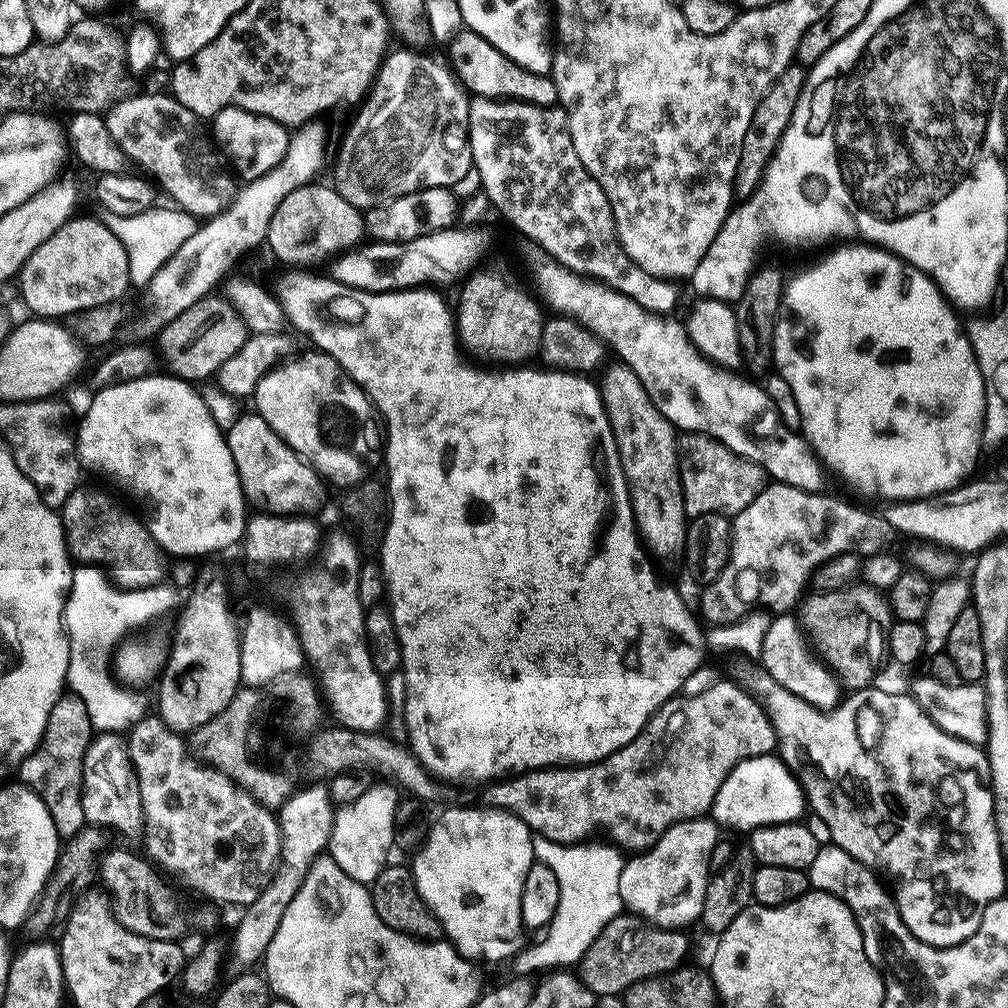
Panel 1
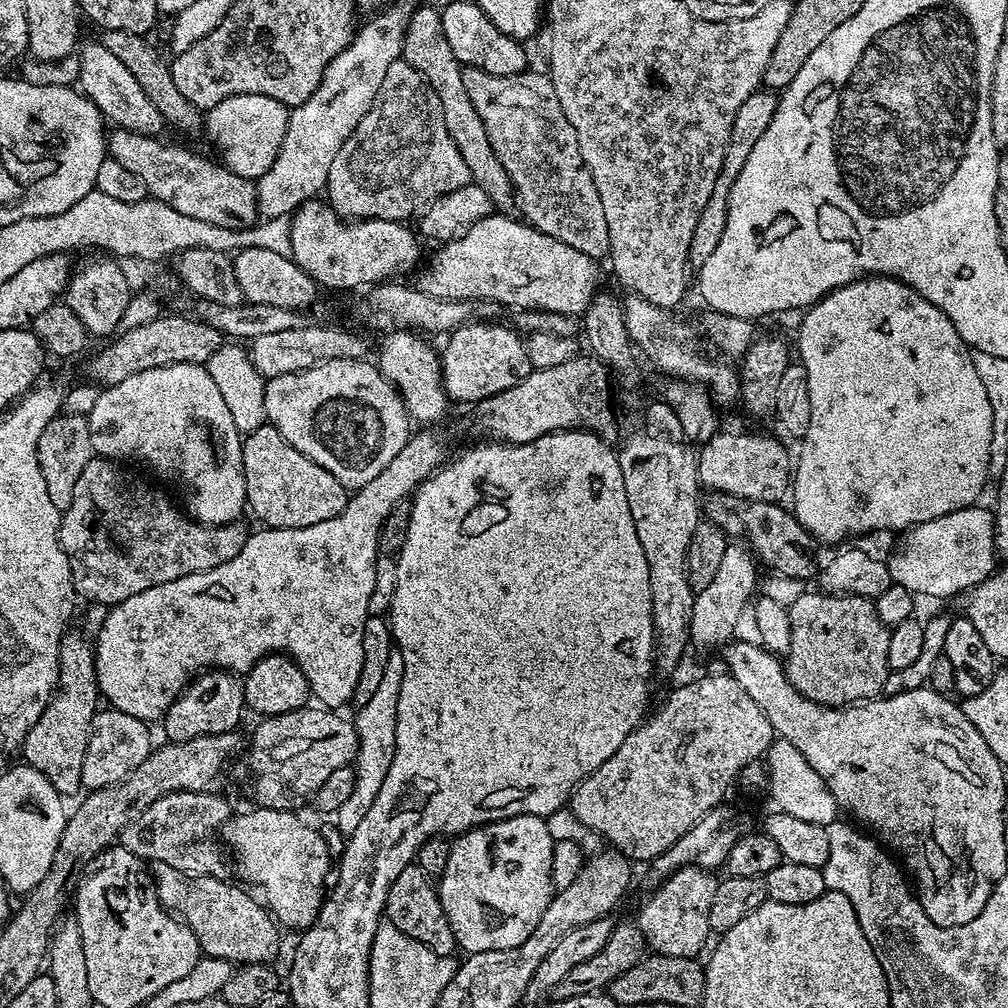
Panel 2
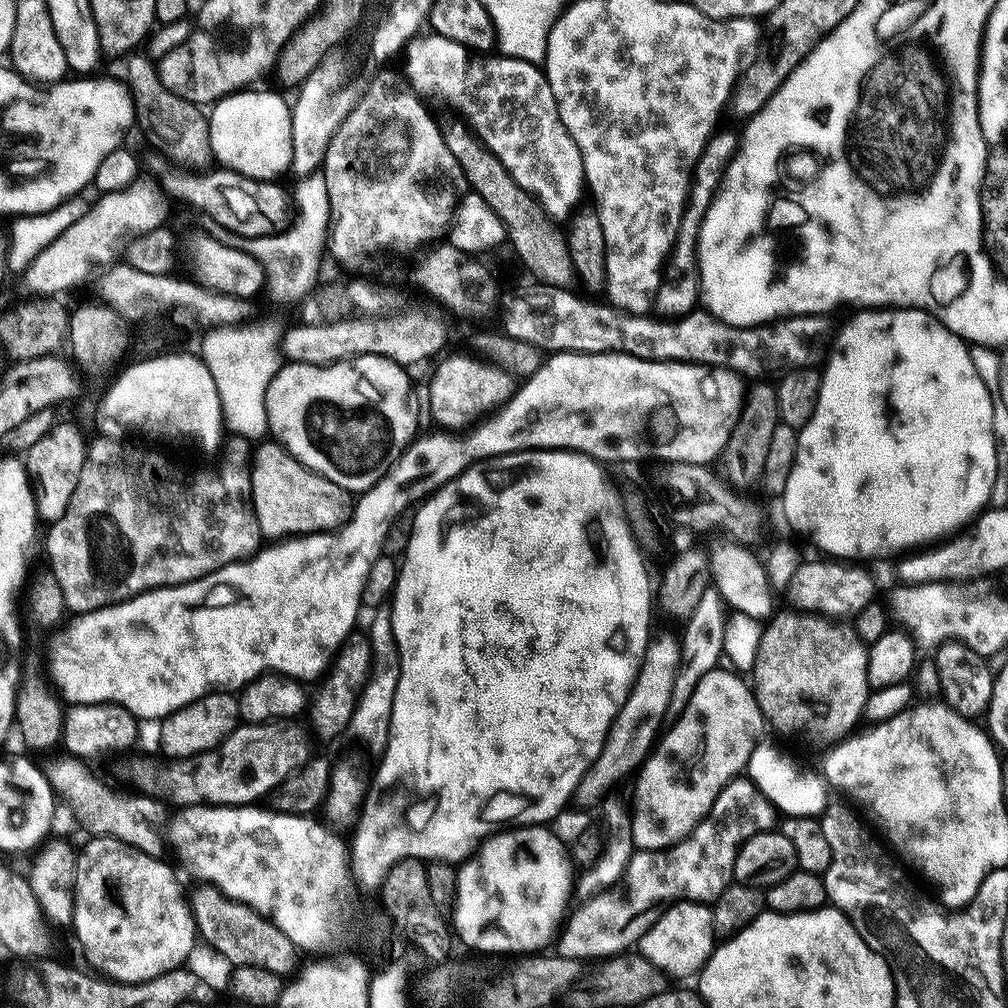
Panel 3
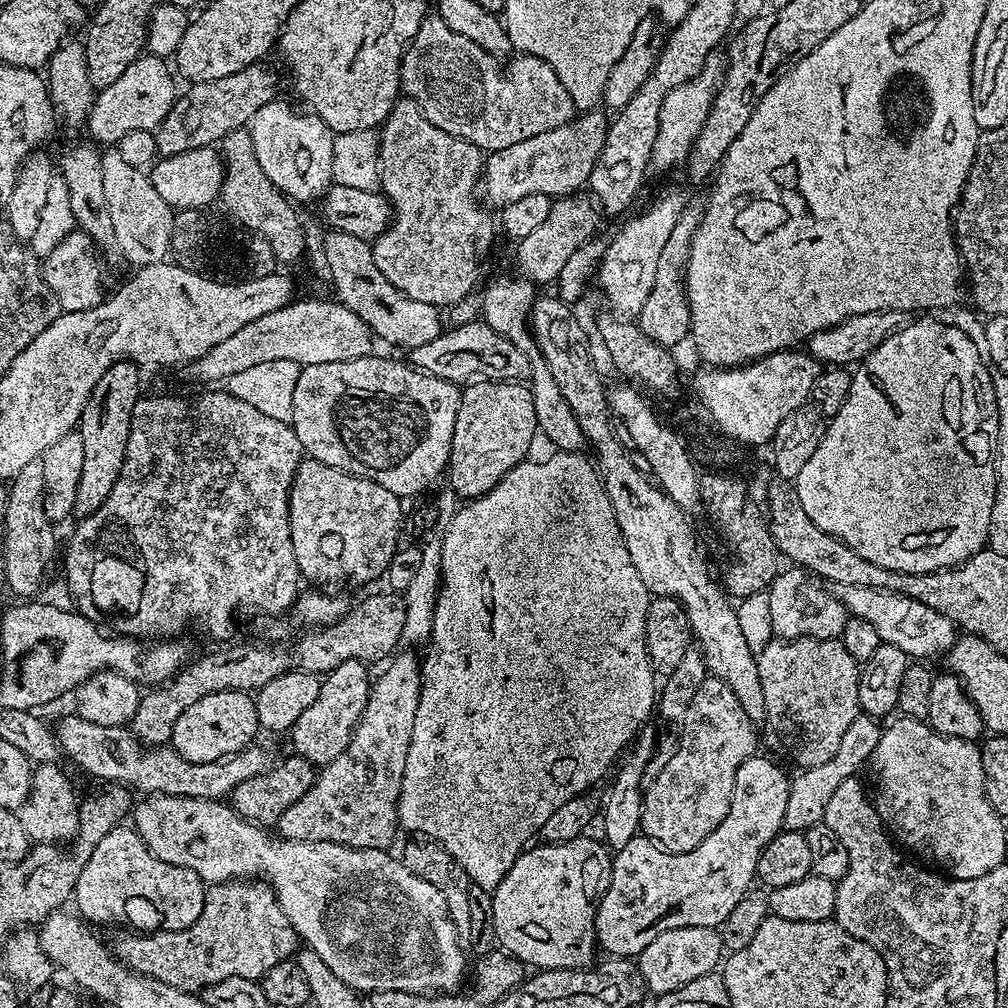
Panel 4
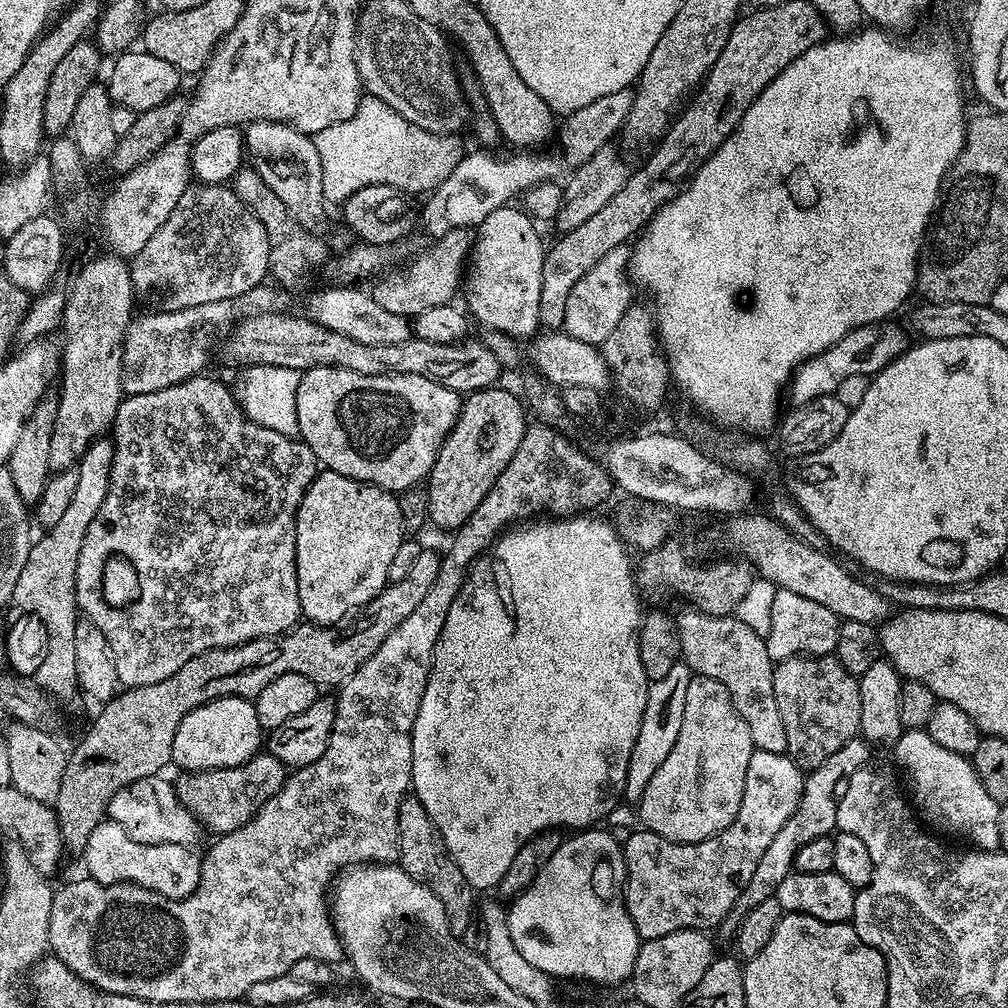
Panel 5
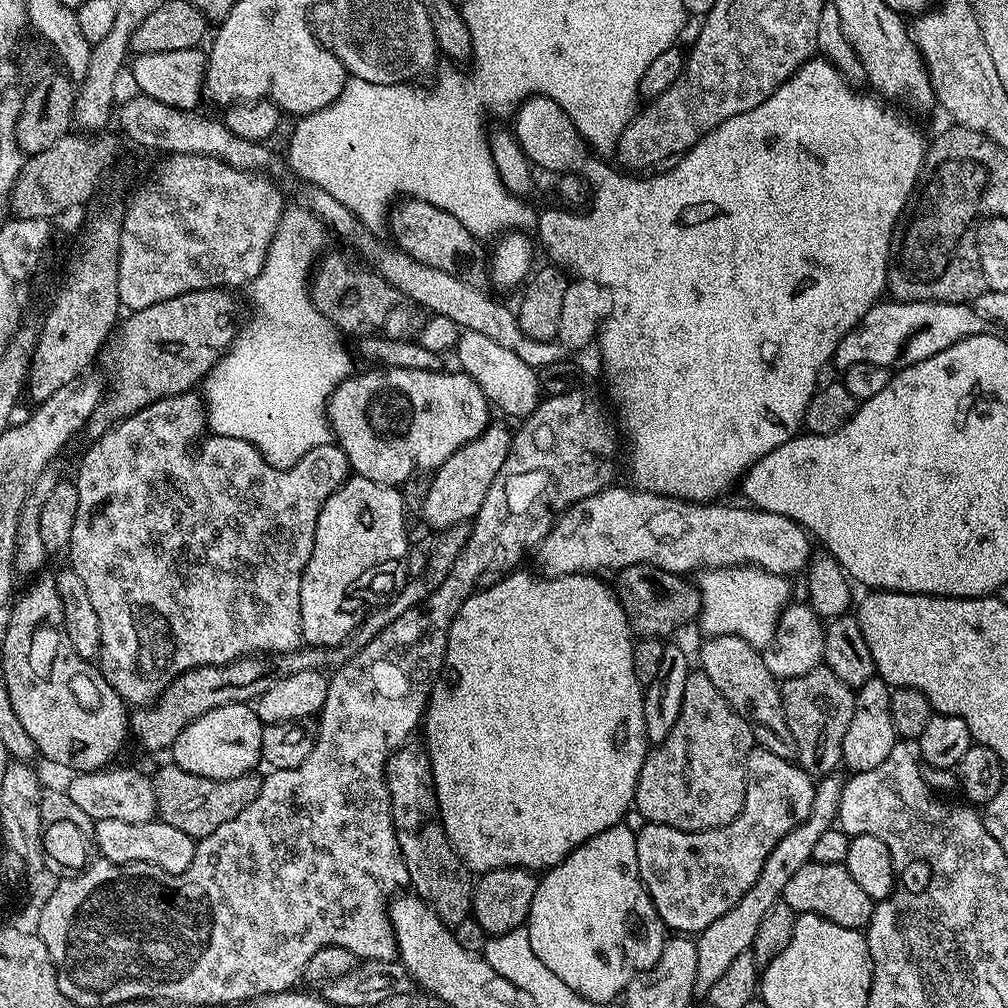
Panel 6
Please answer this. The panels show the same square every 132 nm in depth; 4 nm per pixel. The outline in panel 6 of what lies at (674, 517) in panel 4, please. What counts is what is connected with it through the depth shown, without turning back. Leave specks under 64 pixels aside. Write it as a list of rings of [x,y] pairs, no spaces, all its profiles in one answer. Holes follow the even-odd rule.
[[[710,636],[703,642],[705,644],[700,648],[699,671],[704,672],[706,678],[710,678],[710,682],[714,682],[714,686],[718,686],[722,698],[726,698],[726,702],[730,702],[734,711],[742,719],[748,721],[753,741],[759,747],[770,750],[770,754],[778,754],[778,758],[795,761],[796,743],[794,734],[790,734],[790,726],[786,726],[786,714],[782,710],[782,698],[780,697],[780,684],[774,678],[774,674],[770,674],[770,670],[766,670],[766,662],[761,649],[737,636]]]

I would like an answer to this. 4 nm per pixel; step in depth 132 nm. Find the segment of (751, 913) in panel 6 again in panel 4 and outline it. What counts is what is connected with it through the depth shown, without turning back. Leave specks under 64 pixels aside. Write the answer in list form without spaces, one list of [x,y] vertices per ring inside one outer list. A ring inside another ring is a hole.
[[[863,714],[856,716],[854,722],[850,722],[850,726],[846,729],[842,746],[838,746],[838,751],[834,753],[834,758],[830,758],[830,762],[822,762],[822,766],[799,769],[795,773],[797,776],[791,777],[784,815],[784,828],[787,831],[804,832],[823,821],[826,806],[830,802],[830,797],[834,795],[834,790],[838,790],[838,785],[846,778],[856,776],[859,768],[867,760],[869,763],[873,759],[882,731],[881,725],[876,724],[879,723],[873,717]]]

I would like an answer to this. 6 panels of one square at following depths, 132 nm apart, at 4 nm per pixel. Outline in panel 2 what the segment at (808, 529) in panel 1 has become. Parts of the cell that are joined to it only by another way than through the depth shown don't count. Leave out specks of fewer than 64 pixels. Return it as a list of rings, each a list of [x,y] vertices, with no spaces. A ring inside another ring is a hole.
[[[729,543],[726,554],[722,554],[722,566],[718,566],[718,574],[710,578],[699,591],[696,592],[694,614],[690,618],[688,631],[691,643],[700,648],[716,648],[727,645],[733,639],[735,623],[739,612],[749,607],[752,591],[758,588],[756,578],[757,561],[743,543]]]

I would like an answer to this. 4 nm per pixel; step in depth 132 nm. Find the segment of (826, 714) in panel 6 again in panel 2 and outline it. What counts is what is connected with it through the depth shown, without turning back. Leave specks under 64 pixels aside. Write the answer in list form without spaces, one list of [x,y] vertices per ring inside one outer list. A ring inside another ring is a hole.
[[[806,590],[793,605],[787,607],[790,620],[790,646],[783,661],[788,681],[798,694],[826,708],[855,706],[875,700],[884,691],[890,671],[888,647],[889,625],[883,624],[876,613],[875,603],[867,596],[837,596],[823,590]]]

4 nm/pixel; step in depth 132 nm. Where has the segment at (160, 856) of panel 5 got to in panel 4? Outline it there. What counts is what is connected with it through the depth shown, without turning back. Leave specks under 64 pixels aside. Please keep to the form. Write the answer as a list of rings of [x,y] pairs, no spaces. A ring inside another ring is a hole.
[[[117,826],[114,830],[110,830],[110,834],[106,834],[106,838],[102,838],[102,842],[98,842],[98,846],[94,846],[94,854],[90,854],[90,862],[86,862],[86,866],[82,866],[82,874],[78,874],[78,882],[74,893],[75,911],[81,917],[87,918],[89,921],[96,920],[99,916],[113,916],[116,920],[128,919],[133,924],[133,929],[145,930],[147,933],[155,932],[177,932],[183,928],[189,928],[198,920],[198,914],[202,914],[202,906],[204,905],[204,894],[206,891],[205,881],[200,879],[198,874],[194,874],[194,870],[186,870],[182,866],[174,866],[170,862],[162,862],[162,858],[158,858],[153,852],[144,845],[142,838],[136,832],[135,827]]]

